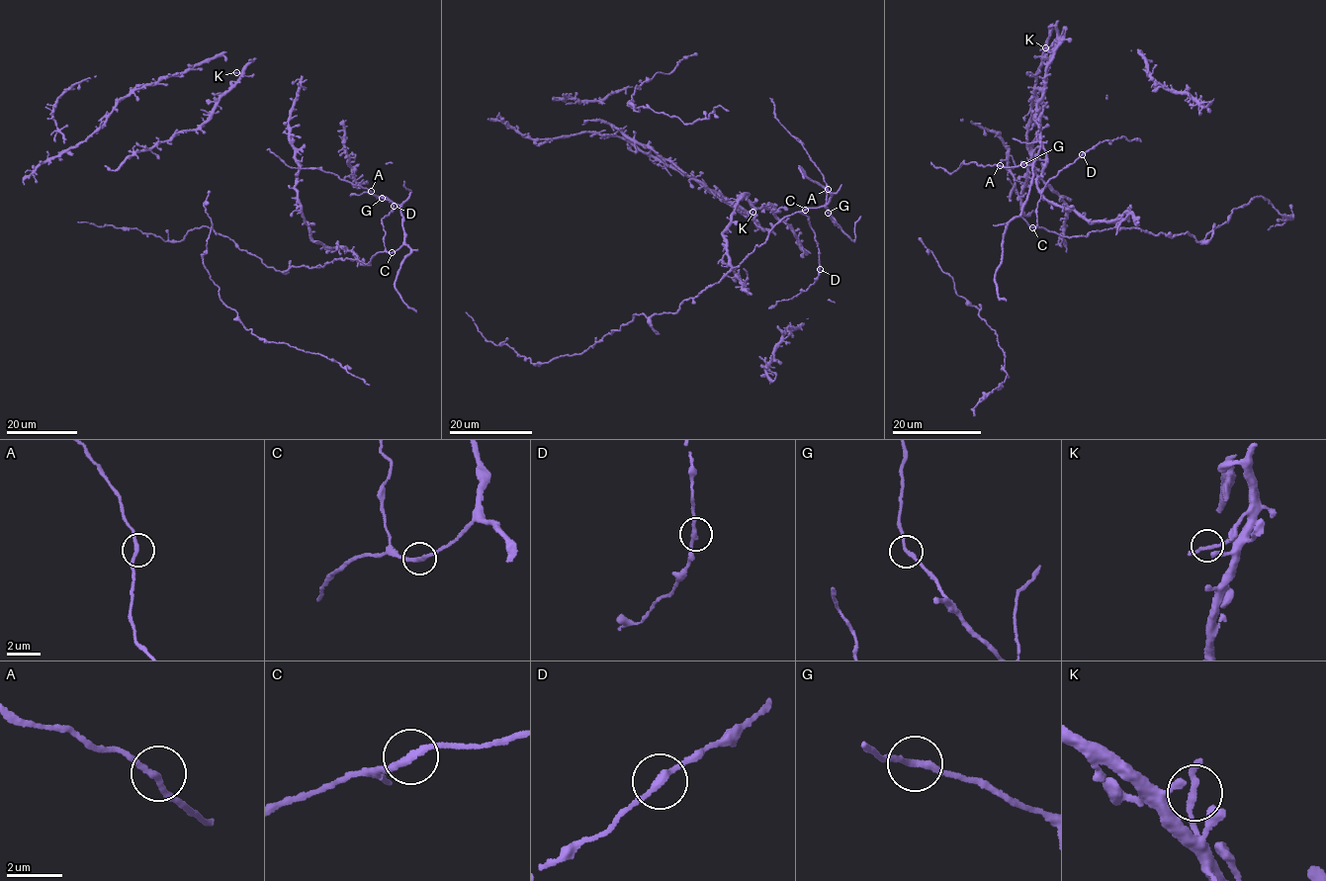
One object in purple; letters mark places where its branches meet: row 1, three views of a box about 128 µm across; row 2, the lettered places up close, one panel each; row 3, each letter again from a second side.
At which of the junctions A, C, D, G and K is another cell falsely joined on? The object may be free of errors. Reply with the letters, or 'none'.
none

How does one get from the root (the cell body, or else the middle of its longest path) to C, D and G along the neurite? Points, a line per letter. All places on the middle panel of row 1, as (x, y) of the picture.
C: (760, 244), (782, 219), (805, 210)
D: (760, 244), (782, 219), (798, 212), (803, 214), (809, 218), (814, 233), (820, 269)
G: (760, 244), (782, 219), (805, 209), (823, 207), (839, 225), (828, 212)

